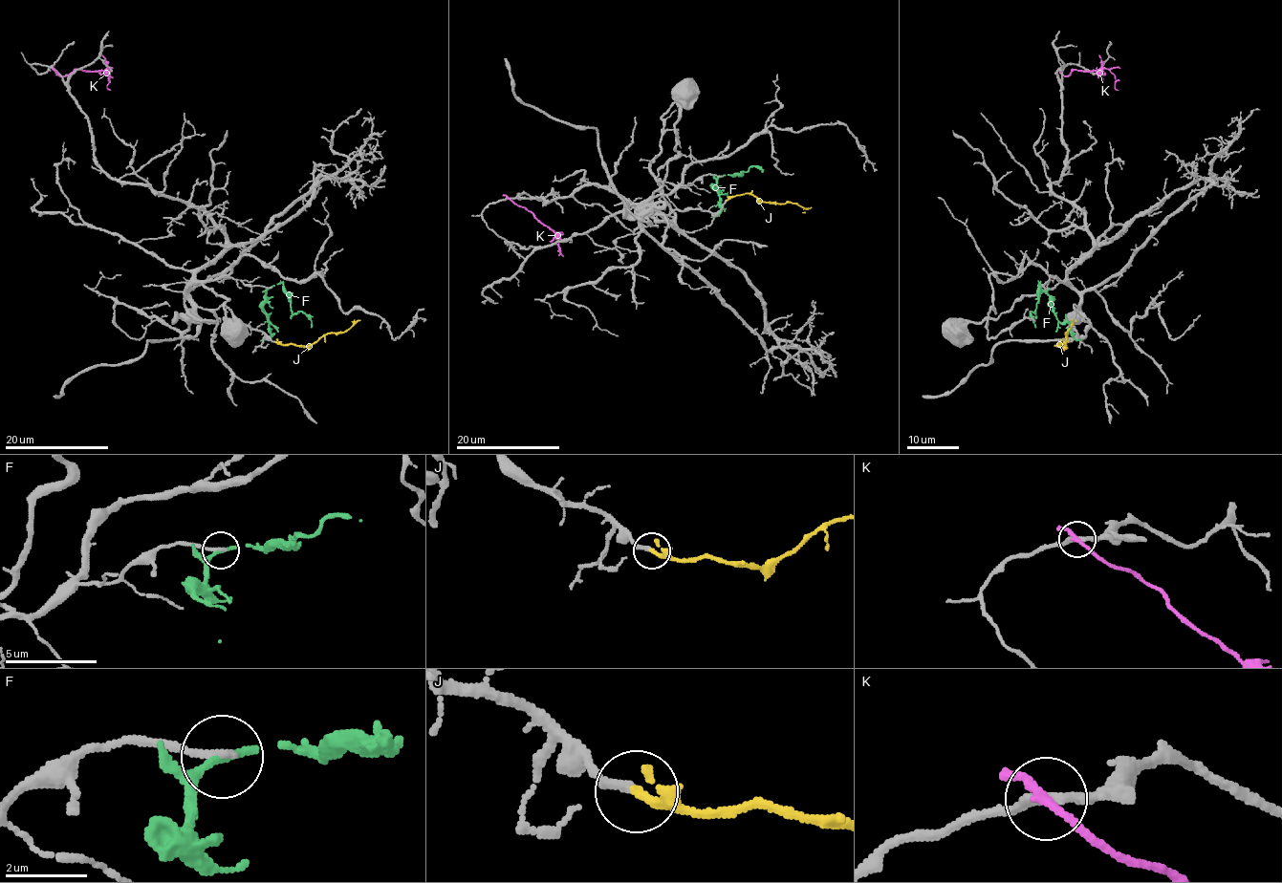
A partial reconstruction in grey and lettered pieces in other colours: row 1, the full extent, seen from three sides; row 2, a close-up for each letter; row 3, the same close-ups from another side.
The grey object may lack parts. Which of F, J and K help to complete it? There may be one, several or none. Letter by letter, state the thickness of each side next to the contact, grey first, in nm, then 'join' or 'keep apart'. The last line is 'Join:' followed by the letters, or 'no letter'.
F: calibres 190 and 240 nm; keep apart
J: calibres 220 and 160 nm; join
K: calibres 240 and 220 nm; keep apart
Join: J

